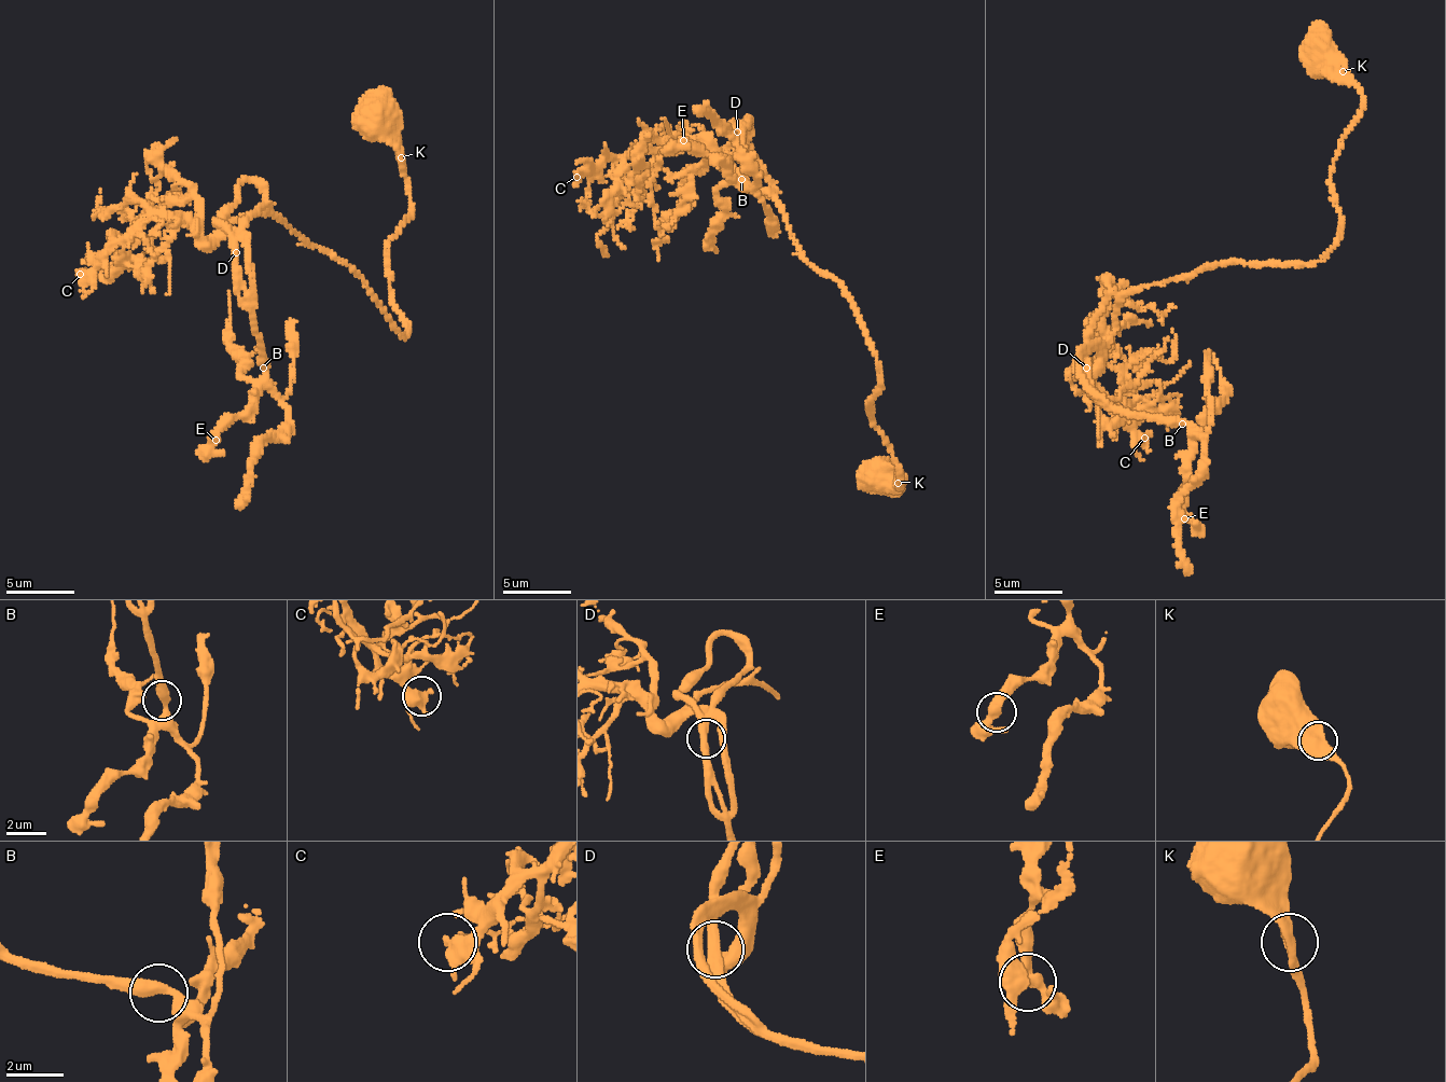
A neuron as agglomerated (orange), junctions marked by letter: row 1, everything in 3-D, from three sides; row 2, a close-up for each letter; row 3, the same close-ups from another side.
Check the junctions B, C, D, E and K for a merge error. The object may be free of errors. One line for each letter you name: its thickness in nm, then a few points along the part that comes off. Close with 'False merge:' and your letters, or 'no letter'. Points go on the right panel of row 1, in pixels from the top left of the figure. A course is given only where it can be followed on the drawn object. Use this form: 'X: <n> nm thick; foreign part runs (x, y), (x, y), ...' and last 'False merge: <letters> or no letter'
False merge: no letter

